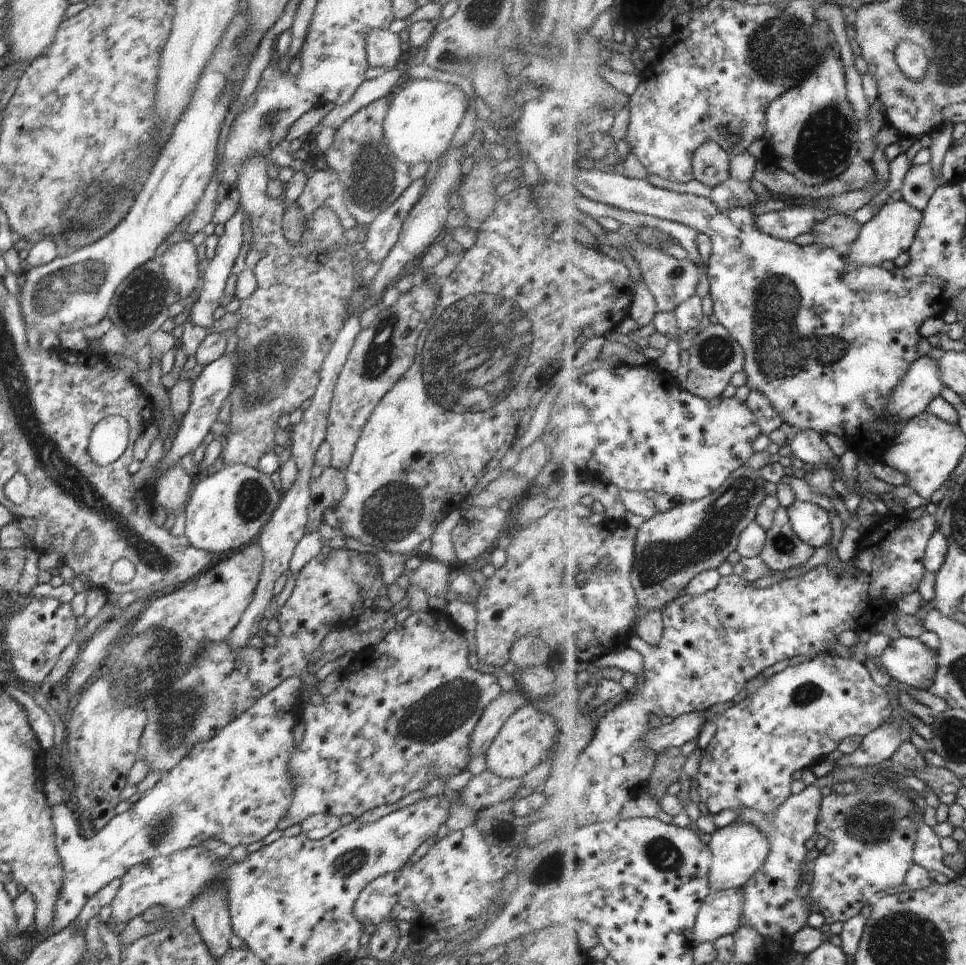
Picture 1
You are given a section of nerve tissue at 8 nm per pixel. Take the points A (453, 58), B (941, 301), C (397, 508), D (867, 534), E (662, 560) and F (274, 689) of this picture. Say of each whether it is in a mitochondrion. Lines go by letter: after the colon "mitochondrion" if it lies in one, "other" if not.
A: mitochondrion
B: other
C: mitochondrion
D: other
E: mitochondrion
F: other

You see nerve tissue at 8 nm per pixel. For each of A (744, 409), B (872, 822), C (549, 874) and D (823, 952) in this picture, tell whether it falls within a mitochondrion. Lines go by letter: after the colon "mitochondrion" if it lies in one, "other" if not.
A: other
B: mitochondrion
C: mitochondrion
D: other

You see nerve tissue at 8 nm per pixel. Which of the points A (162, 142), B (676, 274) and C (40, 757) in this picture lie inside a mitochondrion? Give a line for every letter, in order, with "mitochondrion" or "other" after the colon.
A: other
B: mitochondrion
C: other

